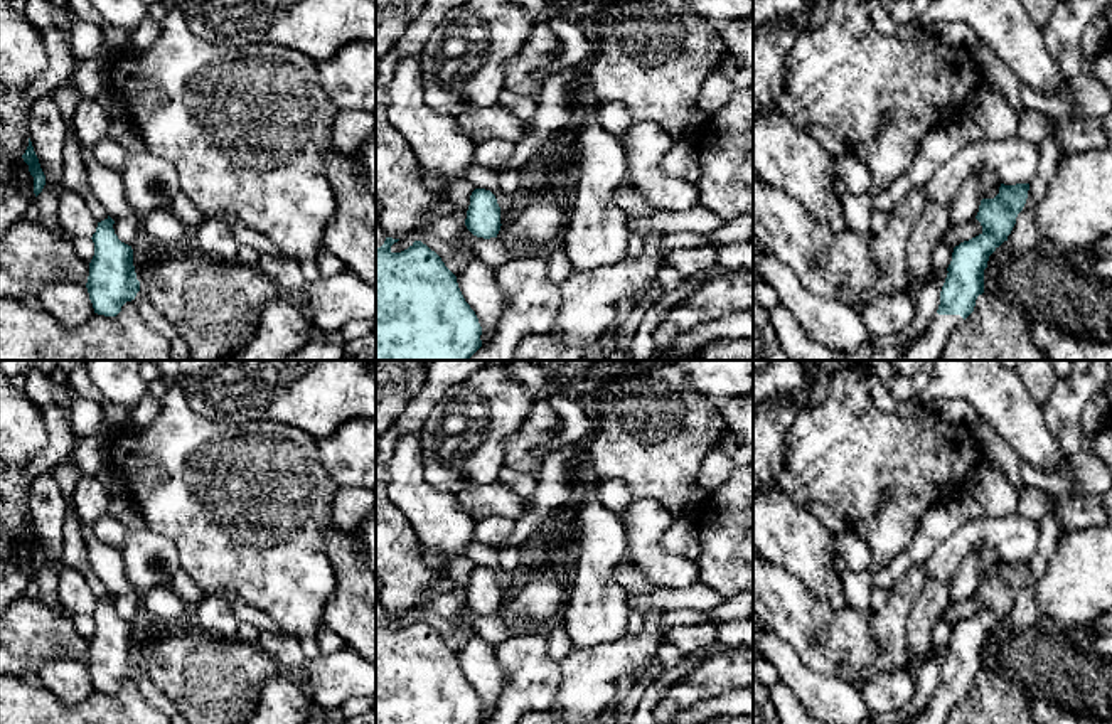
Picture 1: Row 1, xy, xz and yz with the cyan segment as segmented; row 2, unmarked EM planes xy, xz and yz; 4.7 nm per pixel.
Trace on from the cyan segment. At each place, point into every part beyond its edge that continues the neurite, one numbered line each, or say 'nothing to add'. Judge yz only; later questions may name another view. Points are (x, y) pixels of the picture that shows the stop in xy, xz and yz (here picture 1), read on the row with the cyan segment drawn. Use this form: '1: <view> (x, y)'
1: yz (932, 342)

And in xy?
nothing to add

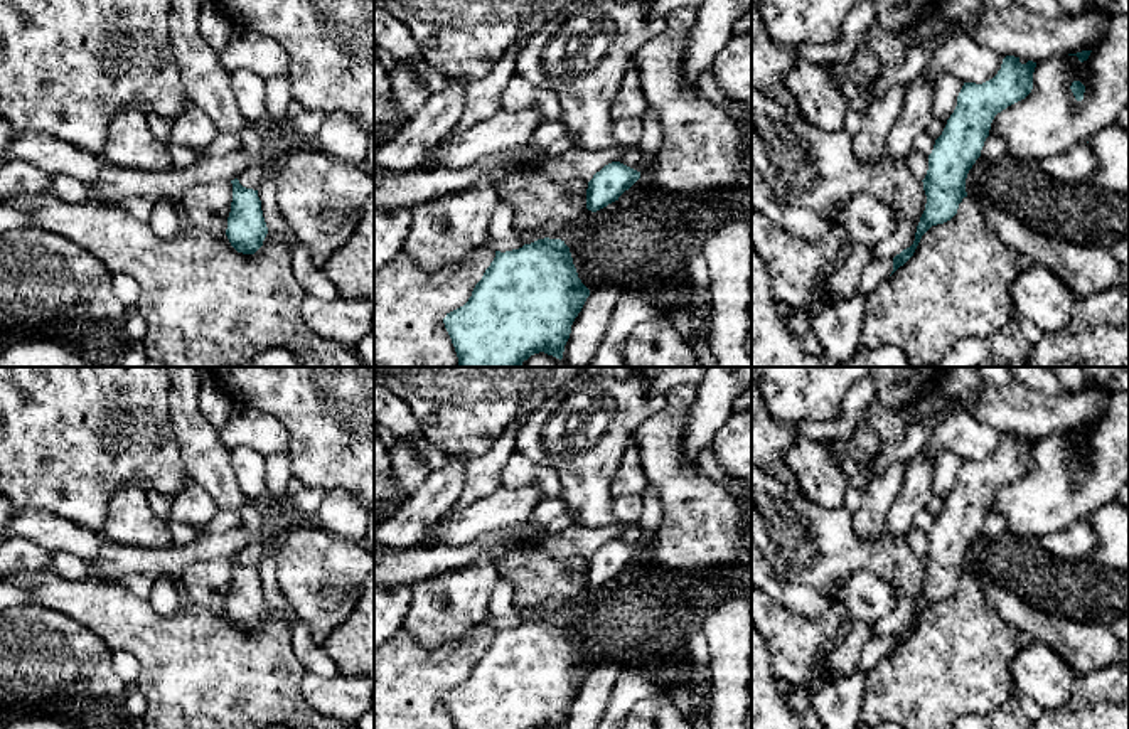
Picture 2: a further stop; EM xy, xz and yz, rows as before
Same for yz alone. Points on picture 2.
nothing to add

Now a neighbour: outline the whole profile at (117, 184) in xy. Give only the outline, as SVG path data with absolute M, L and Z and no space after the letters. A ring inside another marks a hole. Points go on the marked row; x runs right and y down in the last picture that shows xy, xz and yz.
M241 146L224 157L199 155L194 165L182 170L142 172L110 165L99 184L88 187L88 194L98 202L131 197L174 202L194 185L238 178L249 163L251 155Z

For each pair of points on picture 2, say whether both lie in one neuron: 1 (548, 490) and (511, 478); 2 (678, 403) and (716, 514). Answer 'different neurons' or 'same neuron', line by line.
1: same neuron
2: same neuron

